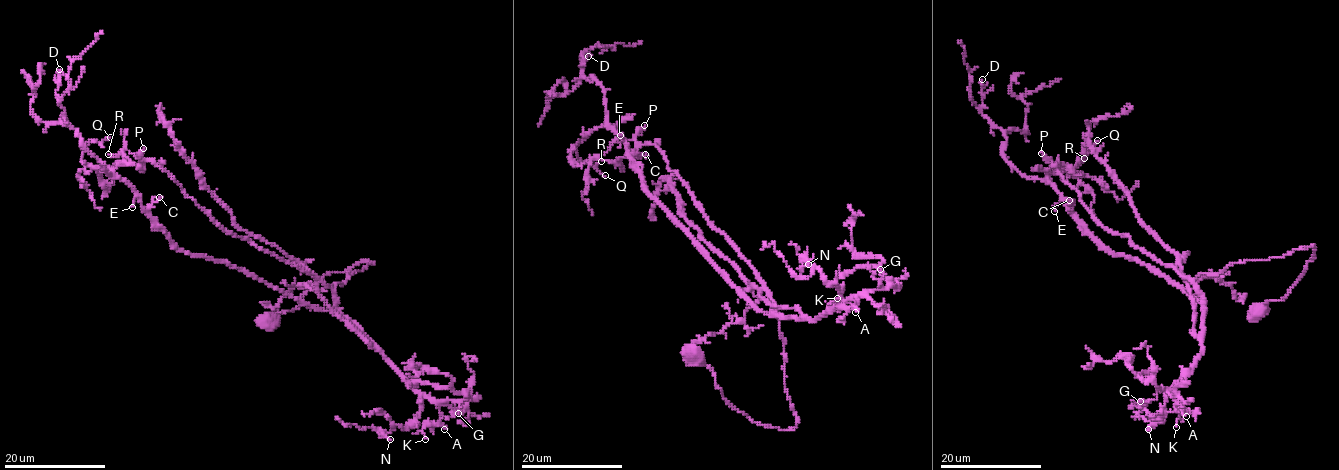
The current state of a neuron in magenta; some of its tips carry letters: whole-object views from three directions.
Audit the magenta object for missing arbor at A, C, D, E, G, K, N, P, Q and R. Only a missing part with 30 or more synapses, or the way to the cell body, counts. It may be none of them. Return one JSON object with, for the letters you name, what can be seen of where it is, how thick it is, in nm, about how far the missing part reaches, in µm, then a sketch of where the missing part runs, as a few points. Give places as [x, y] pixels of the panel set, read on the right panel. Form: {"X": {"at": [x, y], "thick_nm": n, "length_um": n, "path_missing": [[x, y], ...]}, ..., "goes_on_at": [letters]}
{"R": {"at": [1084, 158], "thick_nm": 200, "length_um": 20, "path_missing": [[1084, 158], [1089, 150], [1100, 157], [1135, 159]]}, "goes_on_at": ["R"]}

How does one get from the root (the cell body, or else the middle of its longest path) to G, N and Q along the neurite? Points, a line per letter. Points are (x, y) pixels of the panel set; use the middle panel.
G: (695, 356), (738, 411), (792, 429), (772, 305), (779, 315), (819, 318), (877, 290), (880, 269)
N: (695, 356), (738, 411), (792, 429), (772, 305), (819, 318), (840, 300), (816, 267), (800, 276), (808, 264)
Q: (695, 356), (751, 420), (796, 425), (774, 306), (741, 294), (609, 126), (575, 148), (605, 175)

